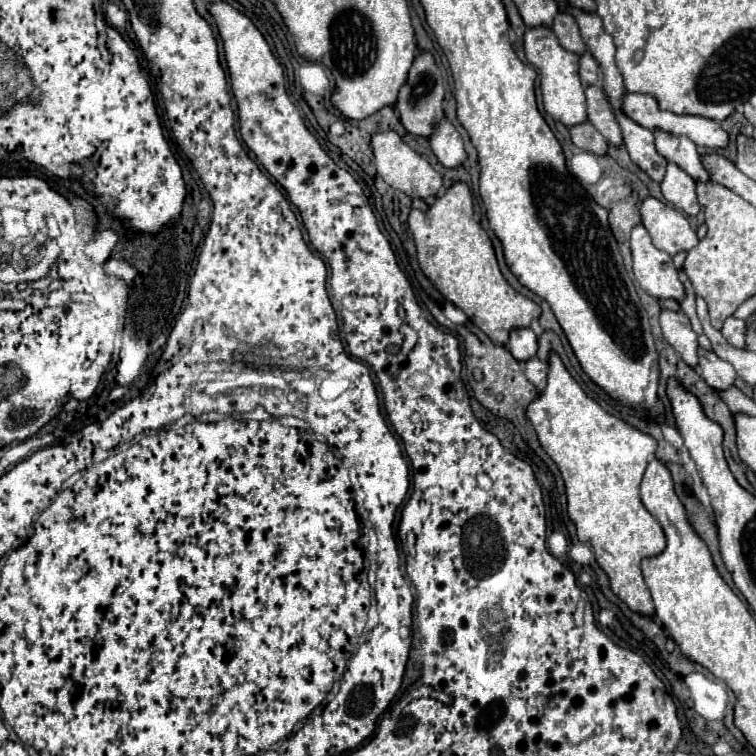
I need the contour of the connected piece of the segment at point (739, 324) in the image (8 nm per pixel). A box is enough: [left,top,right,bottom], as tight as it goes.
[722,317,746,347]

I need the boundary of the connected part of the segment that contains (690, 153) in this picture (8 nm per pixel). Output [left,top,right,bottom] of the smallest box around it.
[654,129,708,181]

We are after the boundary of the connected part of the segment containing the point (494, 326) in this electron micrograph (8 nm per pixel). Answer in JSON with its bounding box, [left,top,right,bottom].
[408,183,540,345]

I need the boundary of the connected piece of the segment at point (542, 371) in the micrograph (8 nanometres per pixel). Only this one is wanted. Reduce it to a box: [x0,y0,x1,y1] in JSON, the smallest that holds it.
[526,357,548,393]

